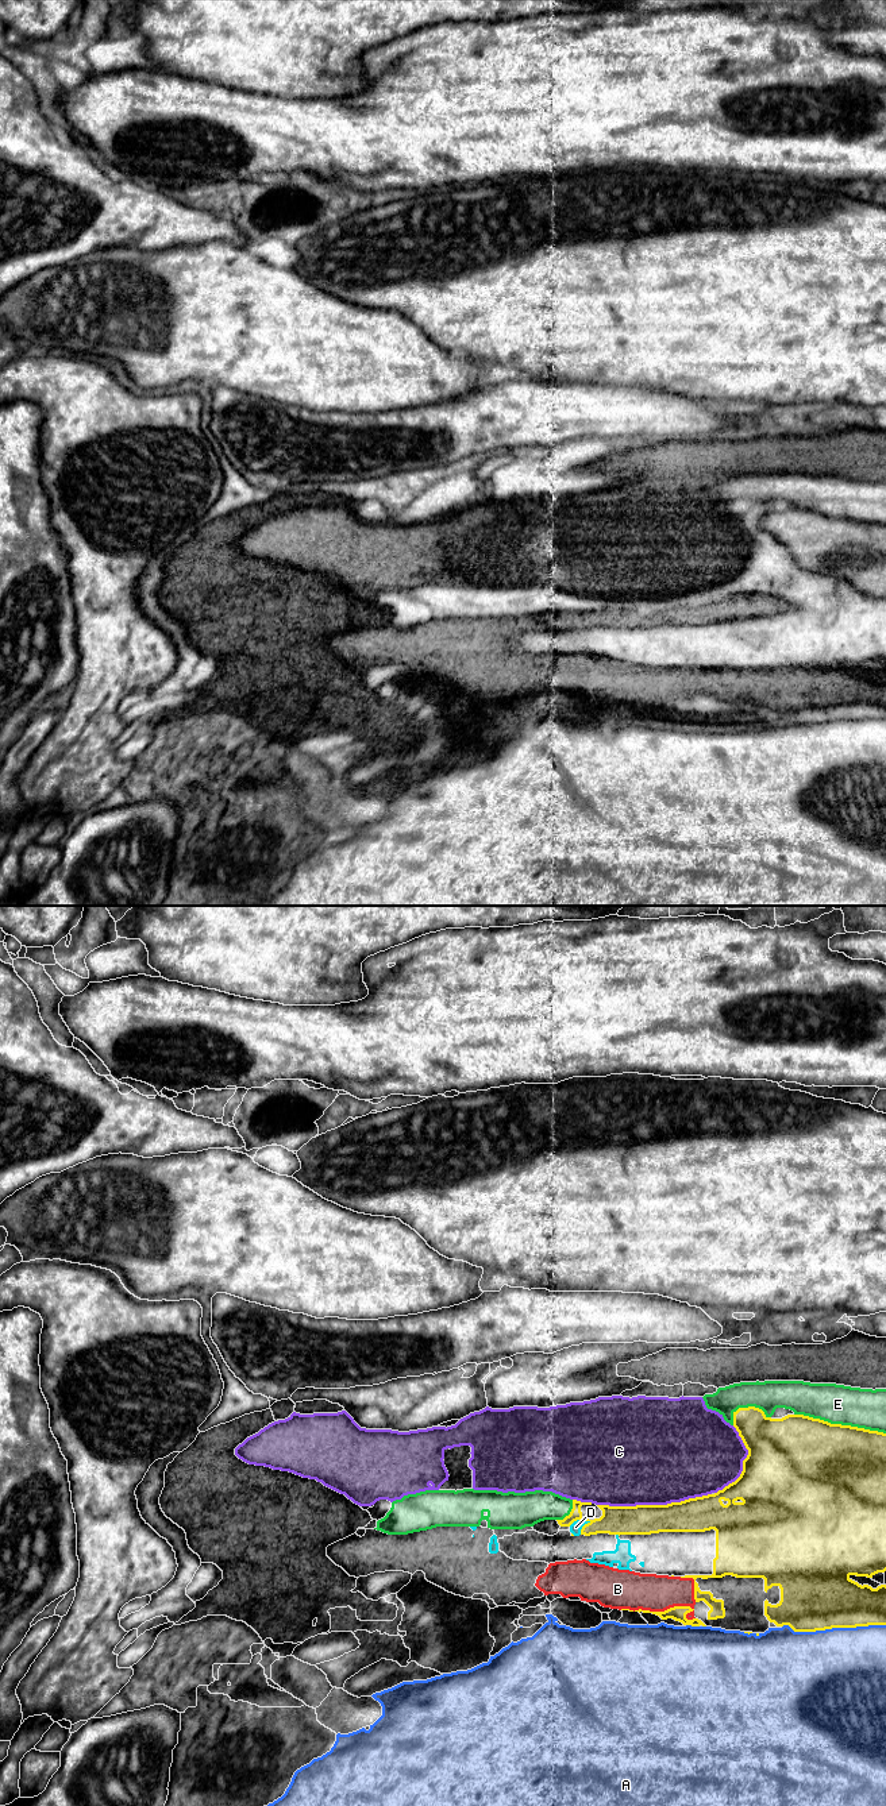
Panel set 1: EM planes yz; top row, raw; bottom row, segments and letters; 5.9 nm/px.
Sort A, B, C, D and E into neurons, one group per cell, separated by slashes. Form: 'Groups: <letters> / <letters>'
Groups: A / B D / C / E

